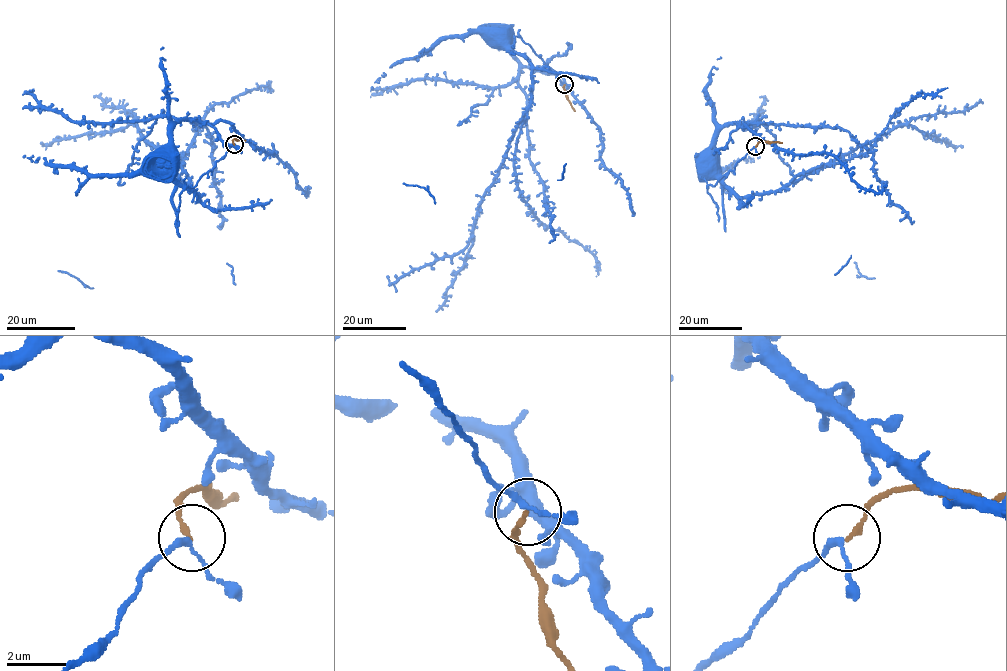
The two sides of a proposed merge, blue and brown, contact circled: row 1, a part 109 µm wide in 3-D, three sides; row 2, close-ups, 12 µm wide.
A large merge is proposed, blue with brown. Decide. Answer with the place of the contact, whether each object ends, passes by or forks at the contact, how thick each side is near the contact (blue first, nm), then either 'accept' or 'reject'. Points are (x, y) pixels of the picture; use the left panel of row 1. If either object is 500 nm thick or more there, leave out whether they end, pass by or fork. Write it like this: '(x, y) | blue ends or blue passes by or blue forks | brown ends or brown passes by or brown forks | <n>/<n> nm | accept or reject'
(234, 144) | blue passes by | brown ends | 170/170 nm | accept

